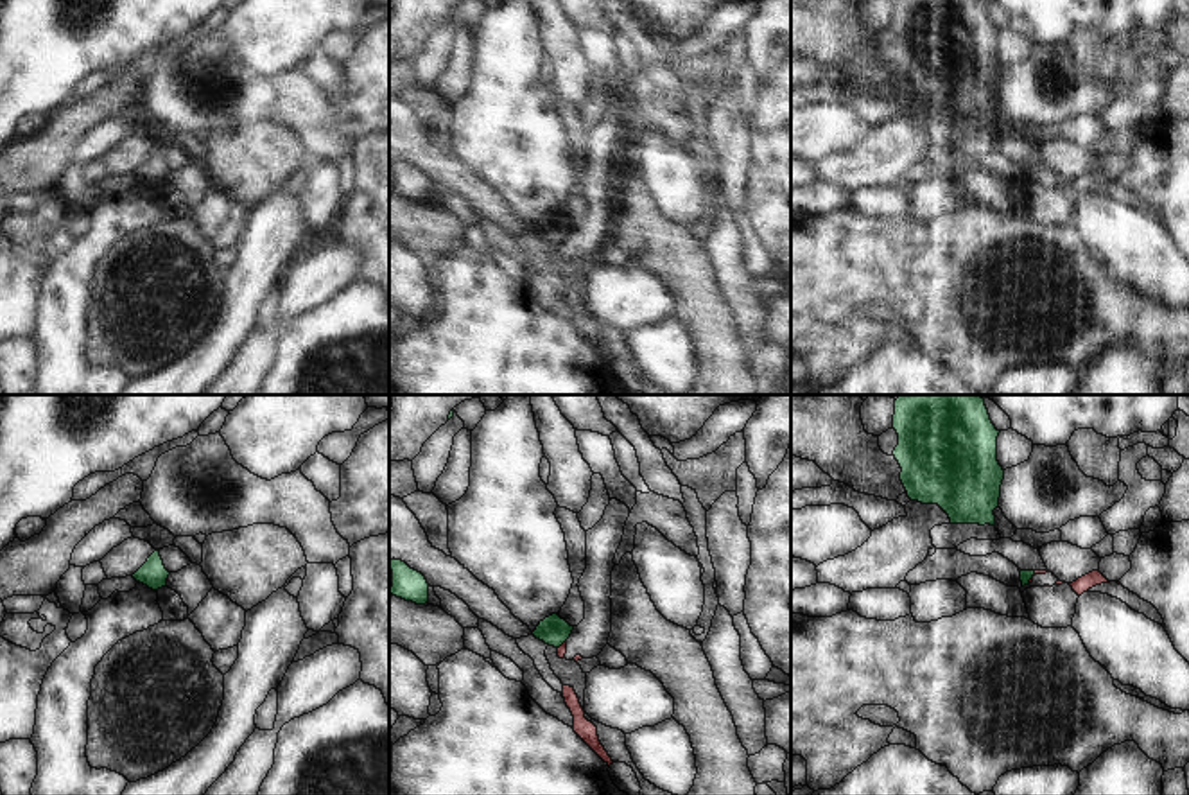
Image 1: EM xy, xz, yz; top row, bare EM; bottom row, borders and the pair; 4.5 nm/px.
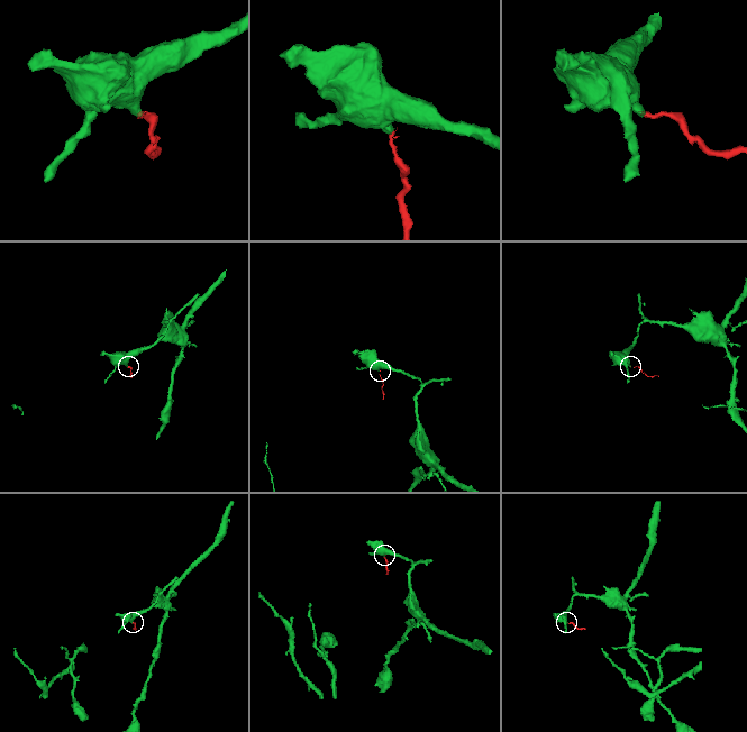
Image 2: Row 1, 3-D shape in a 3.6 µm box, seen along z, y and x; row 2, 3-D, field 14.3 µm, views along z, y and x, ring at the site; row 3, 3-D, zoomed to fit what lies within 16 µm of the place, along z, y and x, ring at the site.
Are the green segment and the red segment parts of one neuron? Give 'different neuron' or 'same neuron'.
different neuron

